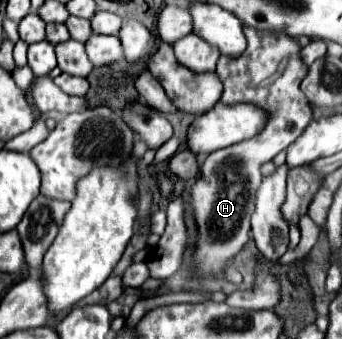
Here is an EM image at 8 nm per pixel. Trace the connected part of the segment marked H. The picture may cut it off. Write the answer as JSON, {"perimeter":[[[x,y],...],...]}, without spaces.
{"perimeter":[[[245,27],[245,37],[249,45],[241,57],[221,57],[217,63],[217,75],[225,87],[221,101],[227,105],[255,103],[273,113],[273,117],[269,119],[267,127],[253,139],[213,151],[201,167],[201,181],[197,179],[191,189],[195,217],[199,223],[195,261],[197,267],[211,273],[223,269],[225,261],[237,255],[249,241],[249,217],[255,207],[255,191],[263,177],[259,167],[265,161],[271,161],[279,151],[287,149],[313,119],[311,105],[299,89],[307,67],[299,57],[301,47],[297,41],[285,33],[257,31],[251,27]]]}

